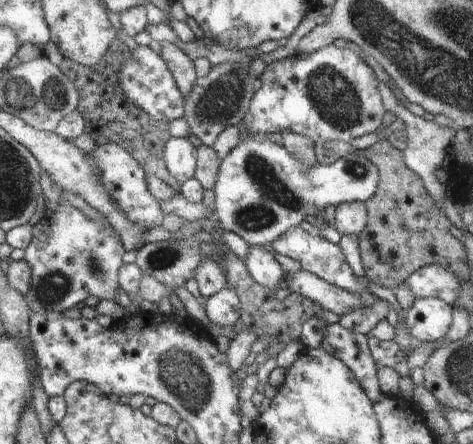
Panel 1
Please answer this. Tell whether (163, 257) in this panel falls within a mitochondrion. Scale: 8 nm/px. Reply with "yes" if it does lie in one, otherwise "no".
yes

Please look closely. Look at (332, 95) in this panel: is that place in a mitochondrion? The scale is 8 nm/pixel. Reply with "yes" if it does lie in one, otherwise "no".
yes

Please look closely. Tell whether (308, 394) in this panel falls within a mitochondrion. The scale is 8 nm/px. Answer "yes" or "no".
no

